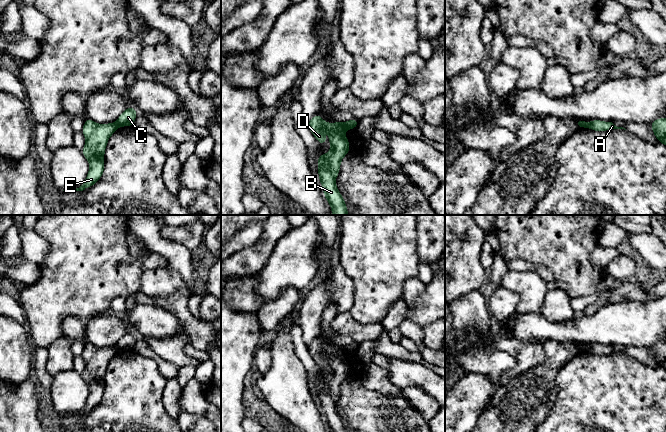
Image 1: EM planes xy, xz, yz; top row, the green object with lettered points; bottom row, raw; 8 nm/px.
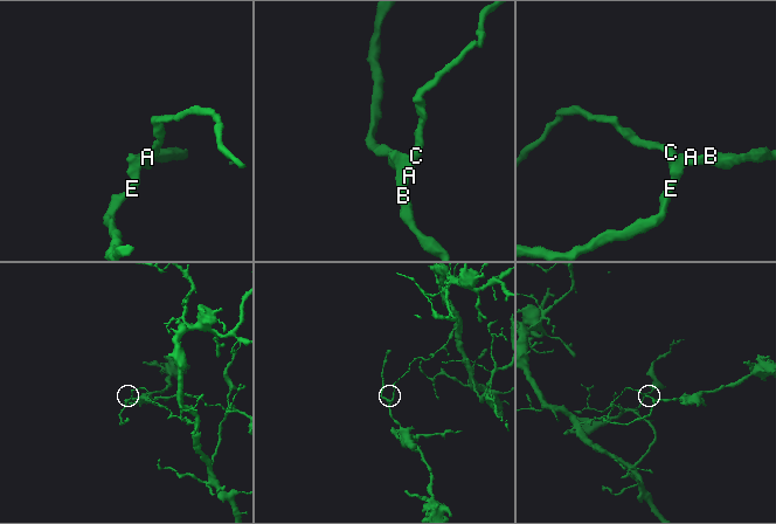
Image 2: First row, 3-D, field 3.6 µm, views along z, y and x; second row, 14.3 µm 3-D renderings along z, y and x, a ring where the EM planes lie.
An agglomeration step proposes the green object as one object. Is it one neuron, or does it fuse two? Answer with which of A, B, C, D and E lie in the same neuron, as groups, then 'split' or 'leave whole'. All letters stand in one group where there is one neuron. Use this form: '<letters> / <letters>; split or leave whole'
A B D E / C; split

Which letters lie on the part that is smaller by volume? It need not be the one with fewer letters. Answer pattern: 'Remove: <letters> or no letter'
Remove: A, B, D, E

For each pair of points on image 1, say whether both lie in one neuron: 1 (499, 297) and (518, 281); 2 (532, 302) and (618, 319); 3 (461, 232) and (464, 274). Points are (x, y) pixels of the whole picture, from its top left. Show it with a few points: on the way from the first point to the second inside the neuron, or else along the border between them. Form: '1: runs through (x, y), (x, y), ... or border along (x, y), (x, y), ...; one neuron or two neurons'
1: border along (500, 286), (511, 288), (517, 294), (516, 311); two neurons
2: border along (539, 312), (517, 314); two neurons
3: runs through (461, 242), (461, 264); one neuron

